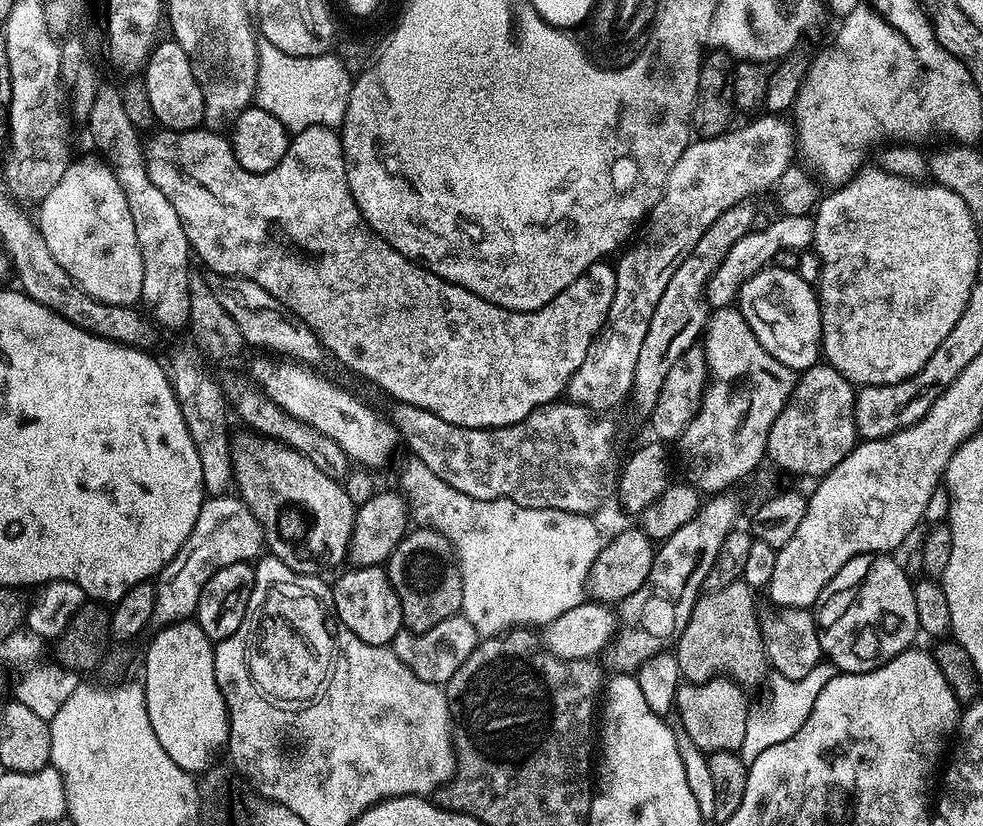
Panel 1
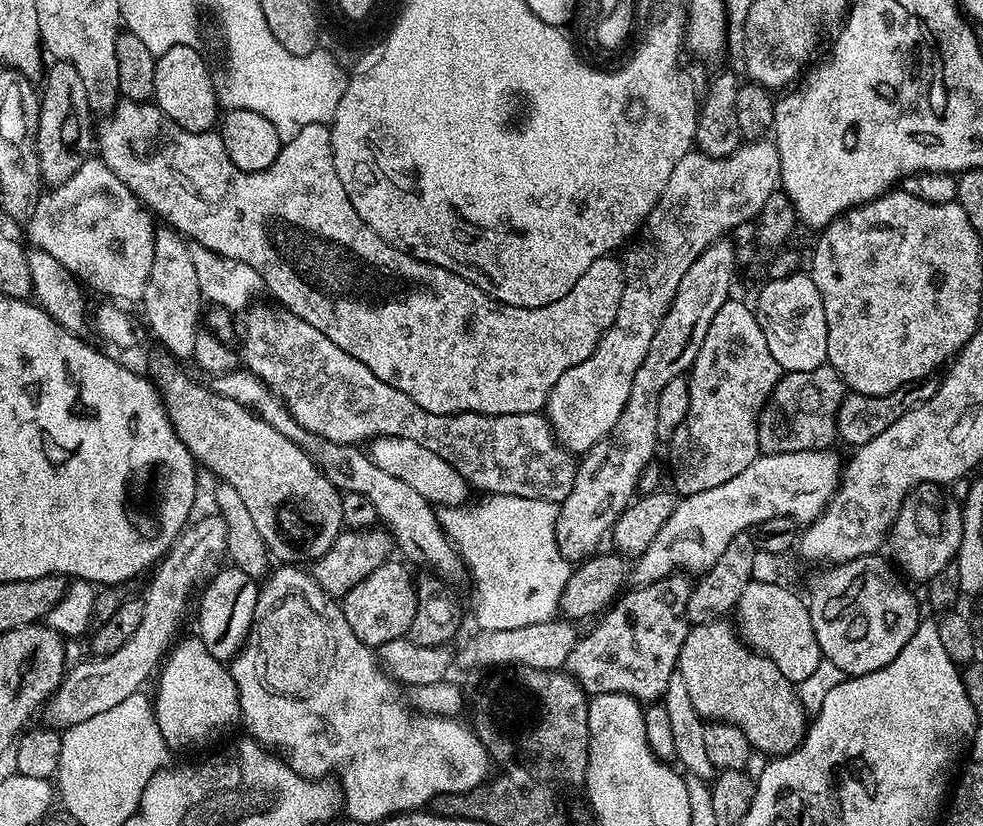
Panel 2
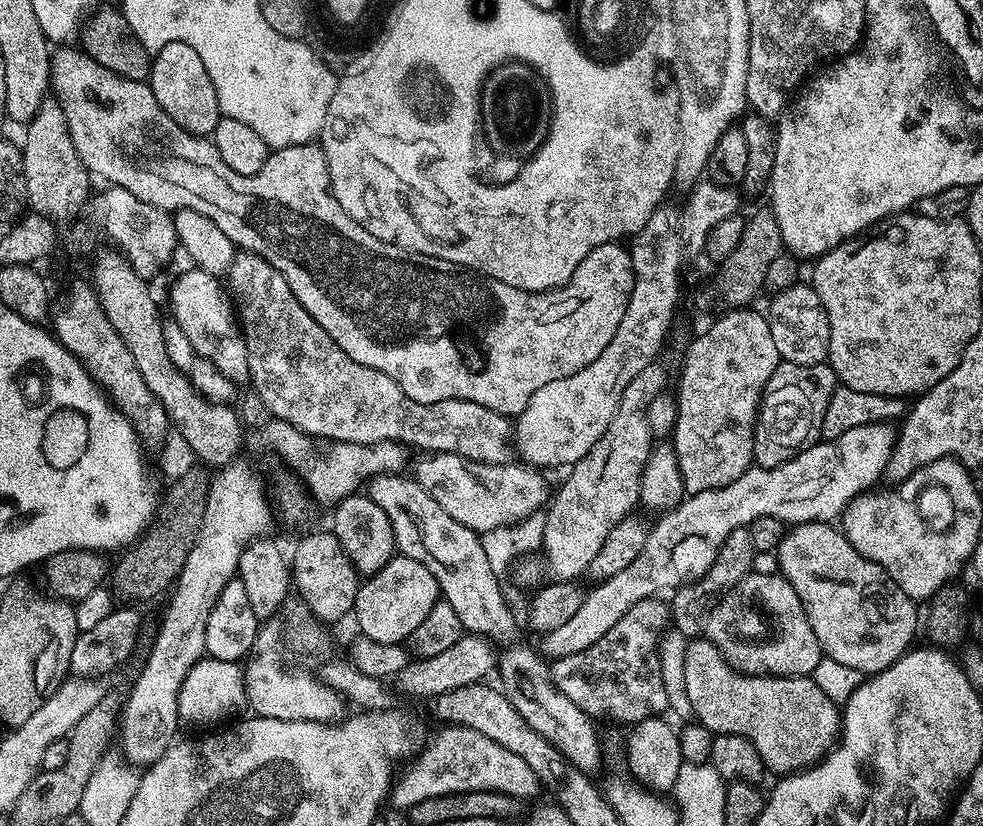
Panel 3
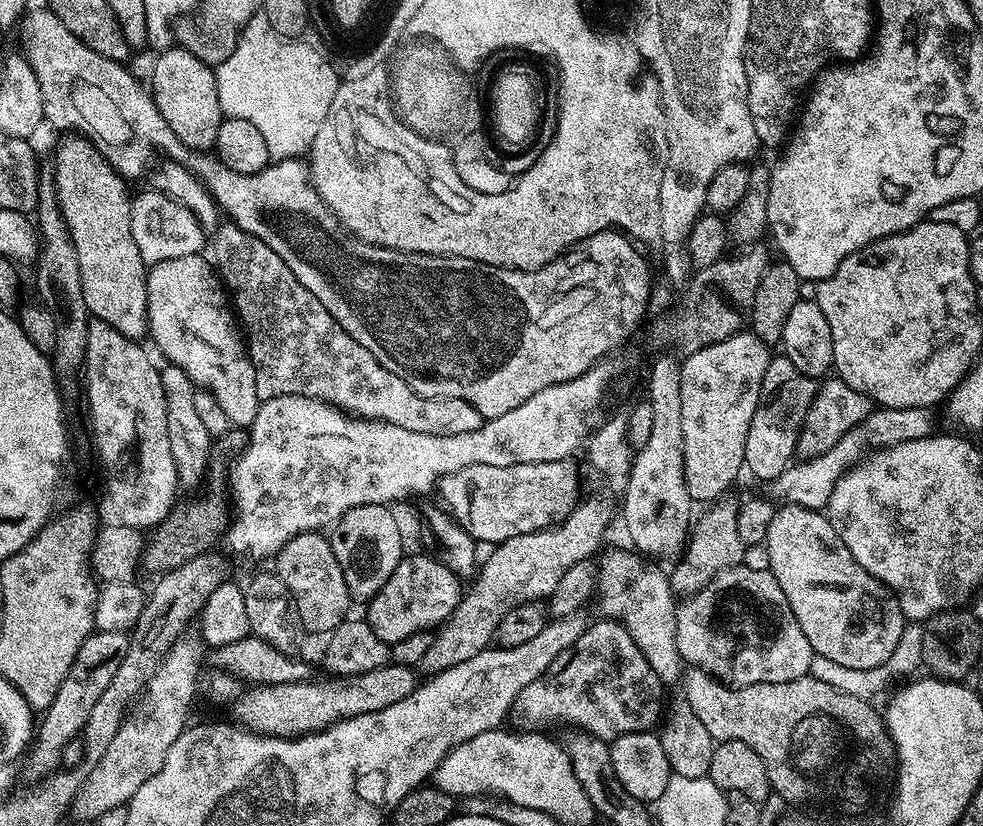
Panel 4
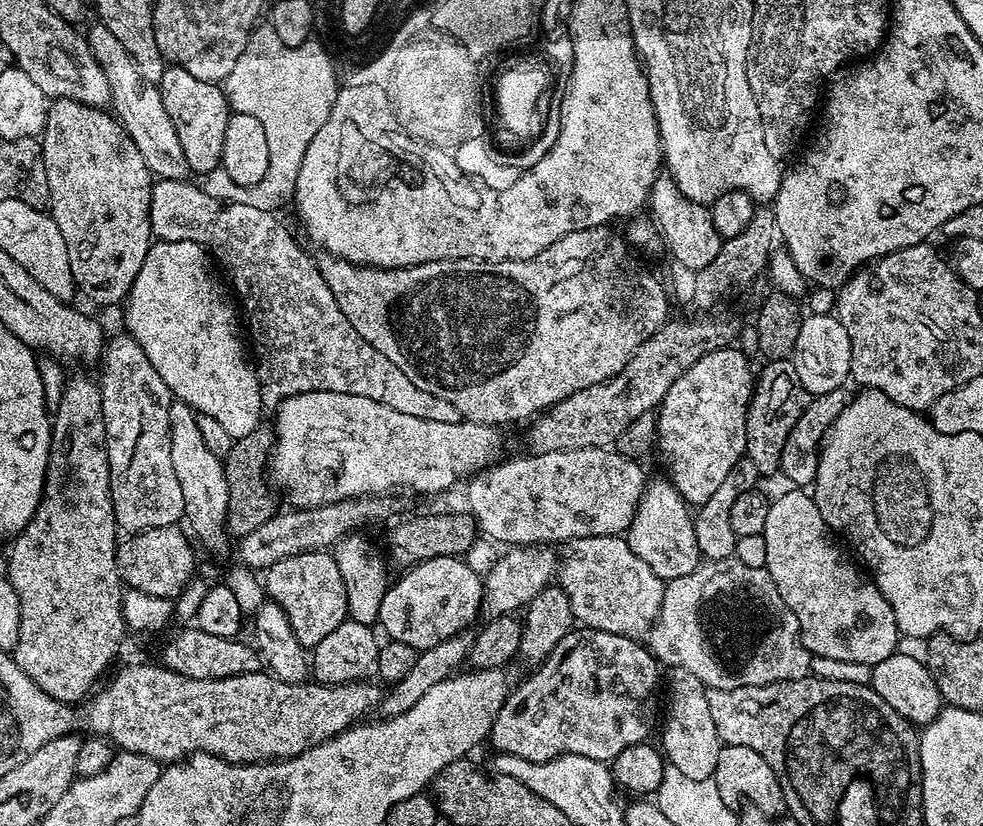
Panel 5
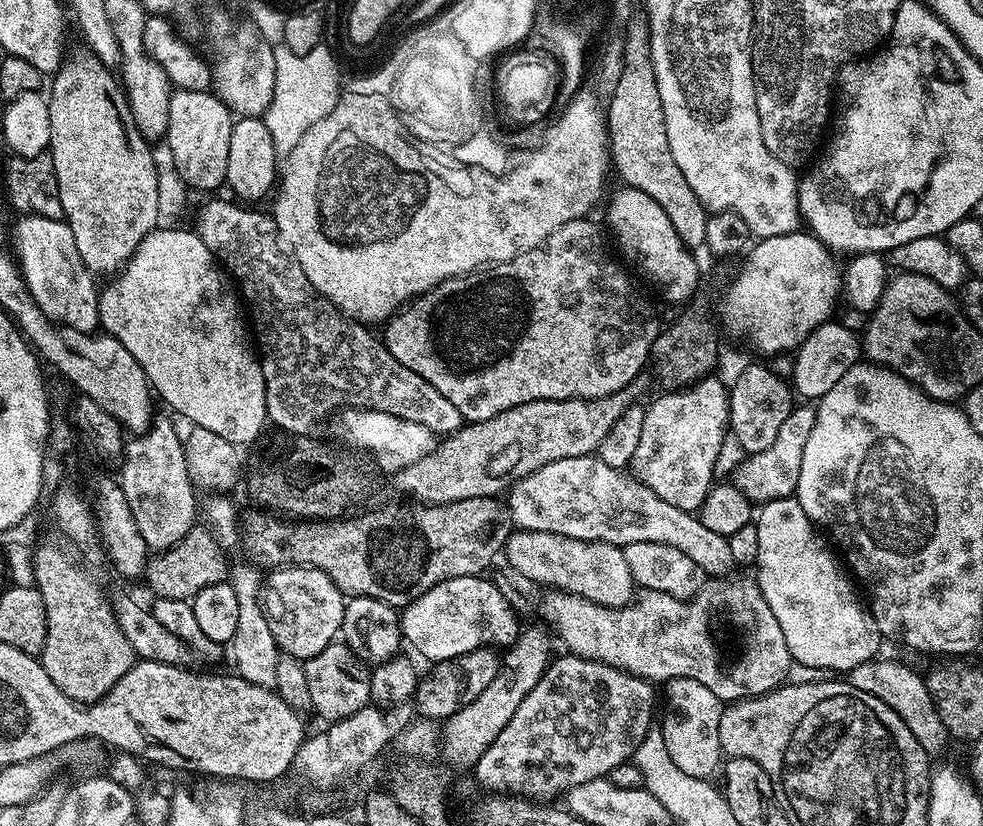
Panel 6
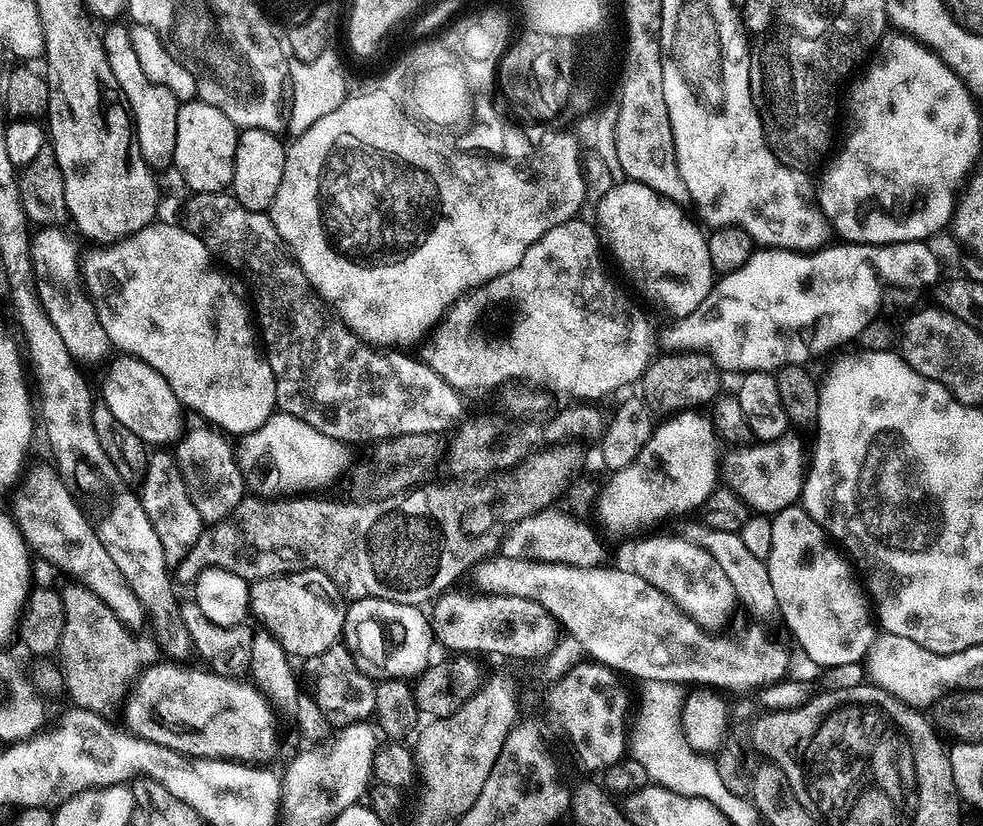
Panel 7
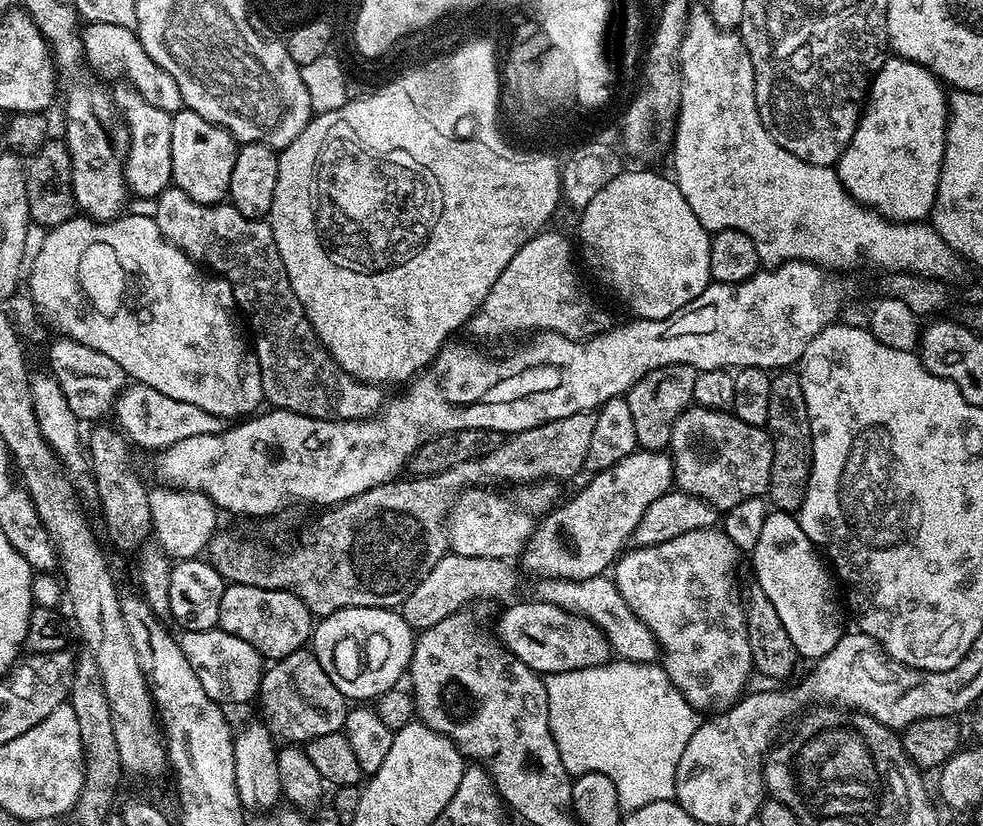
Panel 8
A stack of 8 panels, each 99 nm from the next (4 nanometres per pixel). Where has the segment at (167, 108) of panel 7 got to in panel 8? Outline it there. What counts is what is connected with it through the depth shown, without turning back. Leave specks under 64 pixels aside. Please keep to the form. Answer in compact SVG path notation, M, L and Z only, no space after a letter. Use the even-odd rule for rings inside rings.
M124 86L120 93L115 93L114 104L120 107L124 120L128 123L128 156L123 157L124 176L128 180L129 189L140 196L159 198L172 184L172 117L173 113L162 110L158 106L150 106L142 94L138 94L131 86Z

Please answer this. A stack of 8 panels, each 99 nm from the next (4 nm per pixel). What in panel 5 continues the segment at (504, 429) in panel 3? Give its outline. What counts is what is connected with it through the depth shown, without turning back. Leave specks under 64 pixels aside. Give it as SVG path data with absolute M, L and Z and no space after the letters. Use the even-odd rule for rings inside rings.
M237 202L229 208L221 207L217 211L210 237L211 255L226 276L228 271L227 279L230 281L231 291L246 321L246 332L254 353L256 377L260 380L261 401L265 405L276 406L289 396L307 392L337 392L380 400L402 414L414 414L414 418L459 424L462 419L460 412L454 410L454 406L446 402L446 398L438 398L434 394L428 394L426 390L418 390L418 386L414 386L414 382L410 382L410 378L406 378L406 374L402 374L402 370L398 370L398 366L394 366L394 362L390 362L386 354L378 354L378 350L374 350L374 346L370 346L370 342L366 342L366 338L362 338L362 334L358 334L358 330L350 326L346 314L342 314L317 265L308 261L307 254L296 245L291 234L276 218L266 210Z

